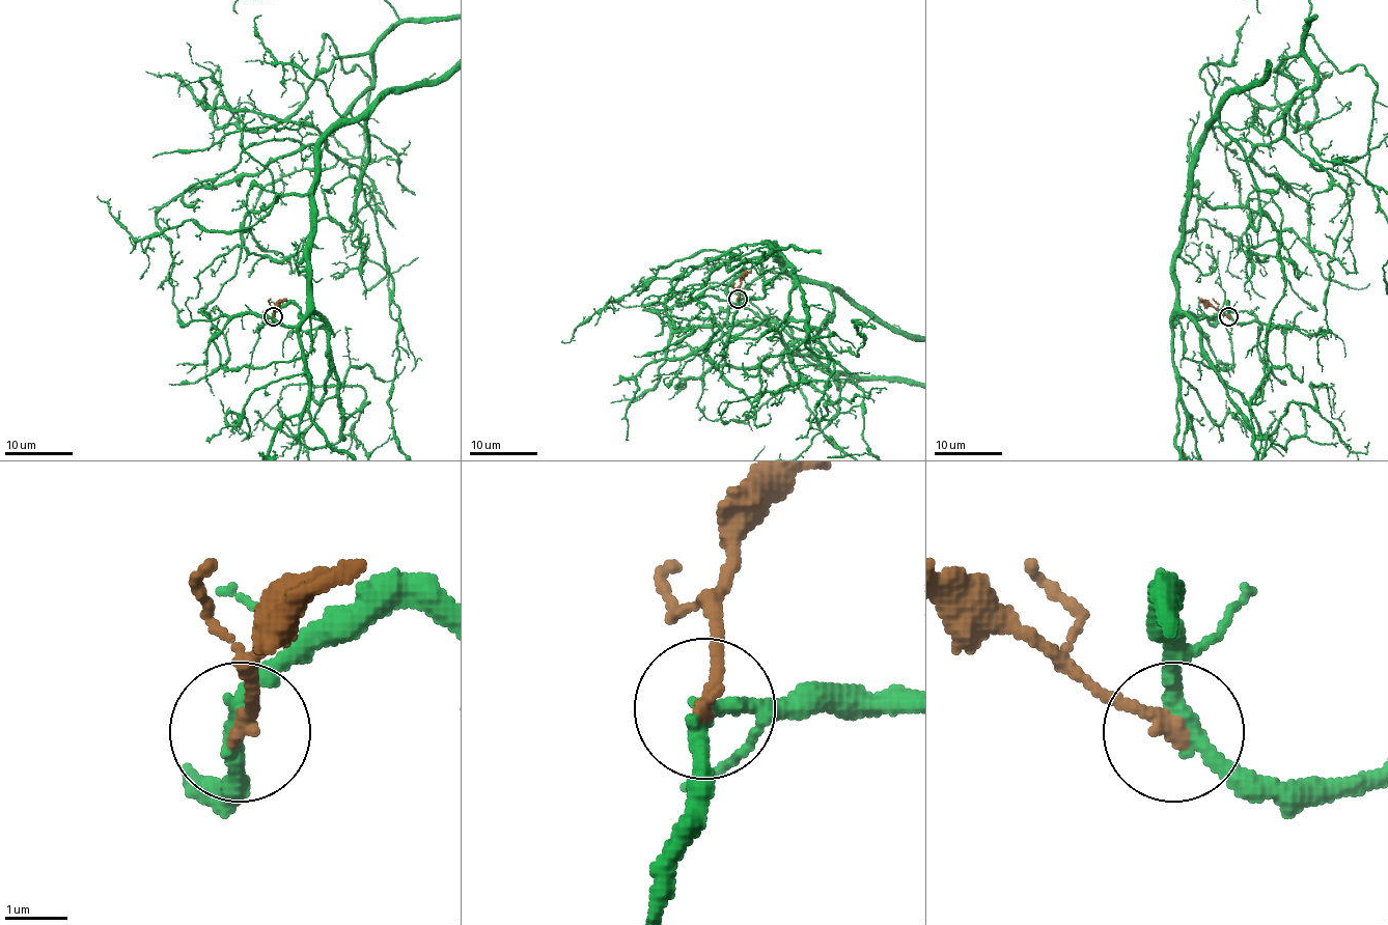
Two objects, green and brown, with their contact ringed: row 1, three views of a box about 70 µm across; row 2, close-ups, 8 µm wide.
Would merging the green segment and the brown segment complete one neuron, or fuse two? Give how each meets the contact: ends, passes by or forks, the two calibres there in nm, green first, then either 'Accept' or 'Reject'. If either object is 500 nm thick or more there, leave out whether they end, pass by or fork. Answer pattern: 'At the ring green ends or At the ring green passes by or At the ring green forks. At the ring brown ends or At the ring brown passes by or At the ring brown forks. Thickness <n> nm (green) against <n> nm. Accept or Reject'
At the ring green passes by. At the ring brown ends. Thickness 260 nm (green) against 240 nm. Reject

